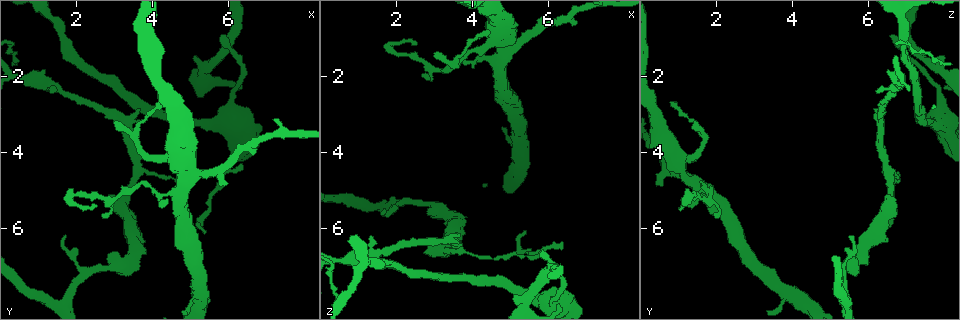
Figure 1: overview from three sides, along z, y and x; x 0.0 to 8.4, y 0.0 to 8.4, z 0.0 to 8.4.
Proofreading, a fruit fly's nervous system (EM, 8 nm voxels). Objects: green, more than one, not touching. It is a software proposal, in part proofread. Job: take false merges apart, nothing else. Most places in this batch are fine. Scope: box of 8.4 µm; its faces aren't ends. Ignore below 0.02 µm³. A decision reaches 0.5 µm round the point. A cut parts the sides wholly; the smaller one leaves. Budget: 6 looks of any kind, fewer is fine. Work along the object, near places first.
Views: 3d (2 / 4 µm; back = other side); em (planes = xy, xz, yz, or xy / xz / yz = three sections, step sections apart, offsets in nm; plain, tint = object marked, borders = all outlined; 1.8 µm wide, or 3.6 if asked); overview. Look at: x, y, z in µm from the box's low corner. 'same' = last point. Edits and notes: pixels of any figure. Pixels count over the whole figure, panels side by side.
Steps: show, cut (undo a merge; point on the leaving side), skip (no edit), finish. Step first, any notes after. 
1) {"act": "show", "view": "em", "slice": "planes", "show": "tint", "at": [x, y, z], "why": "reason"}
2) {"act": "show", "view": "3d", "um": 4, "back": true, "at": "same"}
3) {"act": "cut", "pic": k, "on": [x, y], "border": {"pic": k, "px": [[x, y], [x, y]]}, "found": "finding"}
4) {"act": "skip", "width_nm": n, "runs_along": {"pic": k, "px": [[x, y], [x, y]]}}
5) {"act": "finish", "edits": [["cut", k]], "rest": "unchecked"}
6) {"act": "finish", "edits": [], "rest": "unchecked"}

{"act": "show", "view": "em", "slice": "planes", "show": "borders", "at": [6.05, 1.25, 7.10], "why": "closes a loop"}

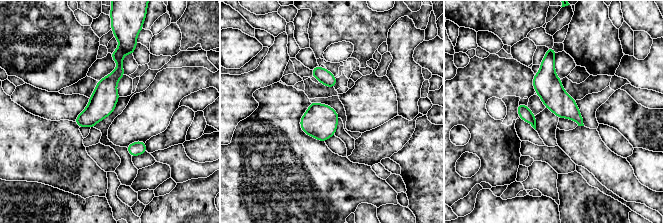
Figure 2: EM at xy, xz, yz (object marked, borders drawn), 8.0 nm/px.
{"act": "cut", "pic": 2, "on": [523, 110], "width_nm": 200, "part_leaving": {"pic": 2, "px": [[119, 53], [103, 101], [80, 124]]}, "found": "two cells meet here"}

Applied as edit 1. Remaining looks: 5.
{"act": "show", "view": "overview", "why": "redraw"}

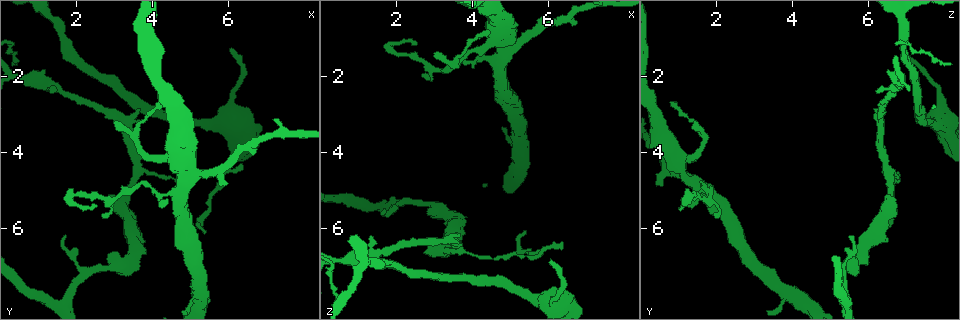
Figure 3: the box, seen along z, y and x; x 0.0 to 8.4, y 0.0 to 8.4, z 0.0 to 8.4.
{"act": "show", "view": "em", "um": 3.6, "slice": "planes", "show": "borders", "at": [4.80, 4.35, 1.00], "why": "four or more arms meet"}

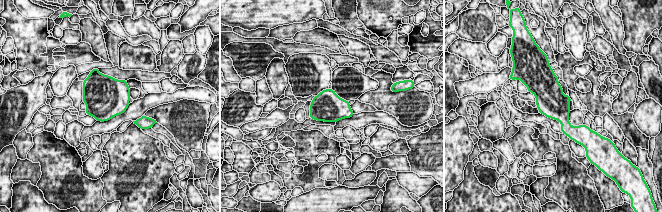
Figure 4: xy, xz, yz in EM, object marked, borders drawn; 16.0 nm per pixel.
{"act": "skip", "found": "one cell here"}

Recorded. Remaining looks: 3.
{"act": "show", "view": "3d", "um": 2, "at": [3.30, 6.90, 5.65]}

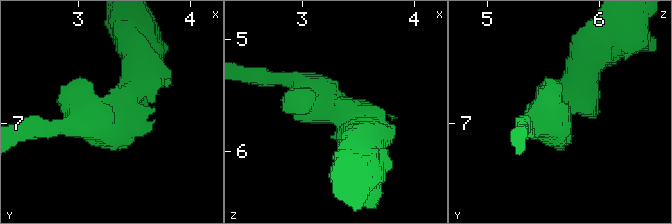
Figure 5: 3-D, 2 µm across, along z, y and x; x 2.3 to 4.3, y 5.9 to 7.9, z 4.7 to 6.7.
{"act": "show", "view": "em", "slice": "yz", "step": 8, "show": "tint", "at": [3.32, 6.88, 5.66]}

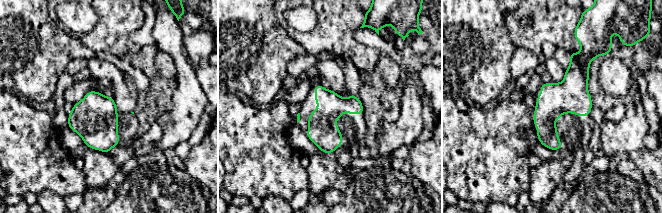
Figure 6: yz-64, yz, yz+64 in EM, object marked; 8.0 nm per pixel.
{"act": "show", "view": "em", "slice": "xy", "step": 4, "show": "tint", "at": "same", "why": "another direction"}

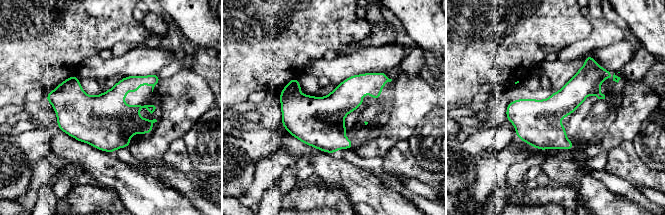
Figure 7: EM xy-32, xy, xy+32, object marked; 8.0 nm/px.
{"act": "skip", "width_nm": 300, "found": "all the same cell"}

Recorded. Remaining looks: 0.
{"act": "finish", "edits": [["cut", 2]], "rest": "unchecked"}

